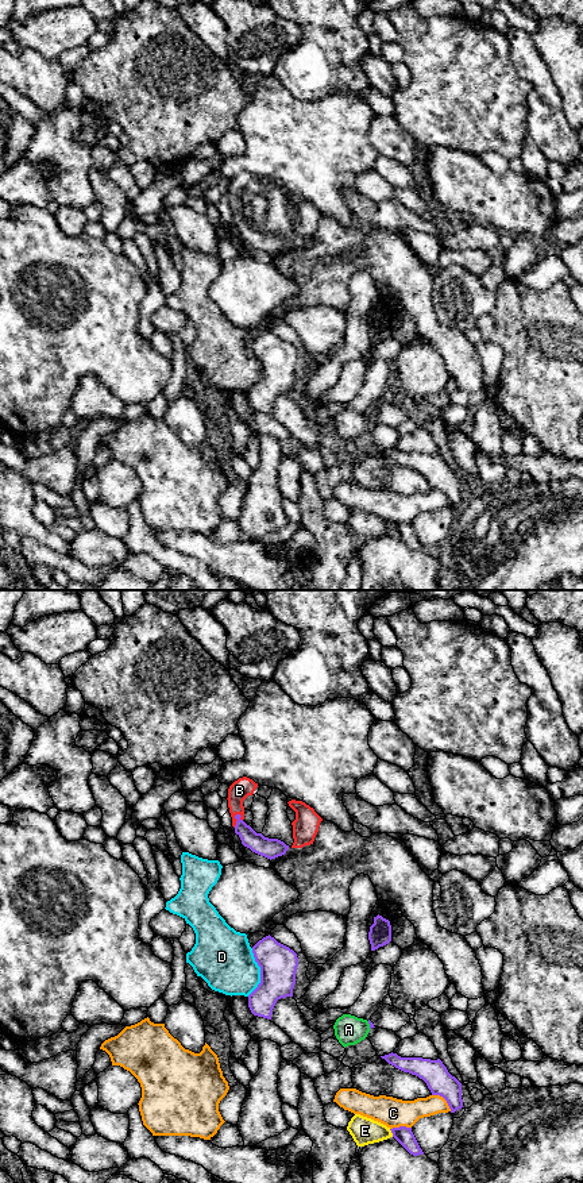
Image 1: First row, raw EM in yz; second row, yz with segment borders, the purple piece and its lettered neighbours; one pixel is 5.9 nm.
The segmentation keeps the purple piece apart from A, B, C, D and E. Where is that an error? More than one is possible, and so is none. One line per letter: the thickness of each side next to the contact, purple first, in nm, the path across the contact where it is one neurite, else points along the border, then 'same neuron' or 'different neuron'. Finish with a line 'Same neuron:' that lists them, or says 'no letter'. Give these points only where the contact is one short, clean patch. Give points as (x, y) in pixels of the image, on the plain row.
A: calibres 30 and 180 nm; border yz (367, 416), (370, 423); different neuron
B: calibres 120 and 120 nm; same neuron
C: calibres 160 and 160 nm; different neuron
D: calibres 220 and 360 nm; different neuron
E: calibres 100 and 160 nm; different neuron
Same neuron: B

